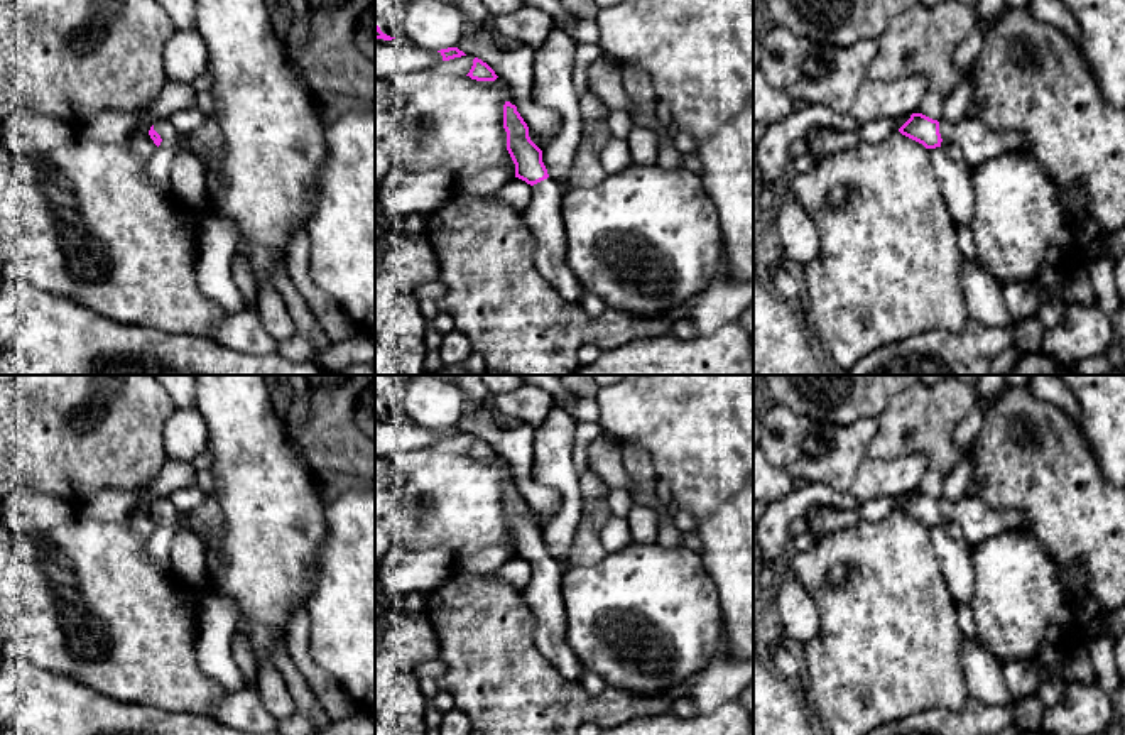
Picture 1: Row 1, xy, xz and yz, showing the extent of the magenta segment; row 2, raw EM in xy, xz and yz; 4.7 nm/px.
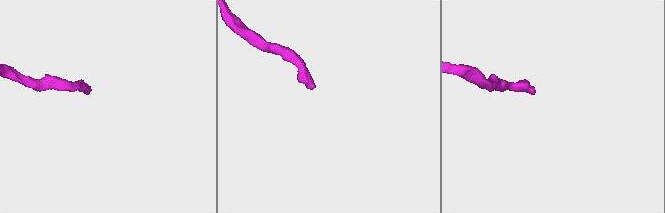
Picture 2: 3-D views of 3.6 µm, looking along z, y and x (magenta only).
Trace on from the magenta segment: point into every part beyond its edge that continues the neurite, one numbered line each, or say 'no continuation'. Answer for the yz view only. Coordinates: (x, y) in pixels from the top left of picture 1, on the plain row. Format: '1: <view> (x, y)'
1: yz (978, 521)

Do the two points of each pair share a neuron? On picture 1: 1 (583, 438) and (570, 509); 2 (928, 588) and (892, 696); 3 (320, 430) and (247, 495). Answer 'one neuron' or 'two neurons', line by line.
1: two neurons
2: one neuron
3: two neurons

